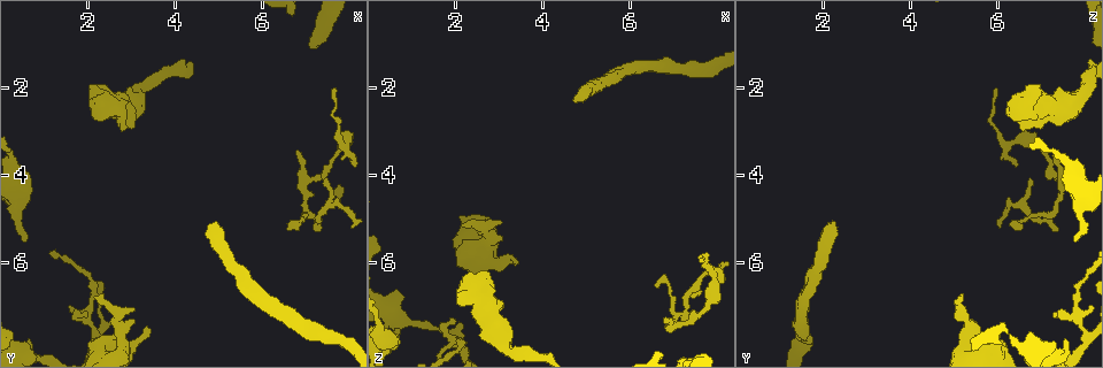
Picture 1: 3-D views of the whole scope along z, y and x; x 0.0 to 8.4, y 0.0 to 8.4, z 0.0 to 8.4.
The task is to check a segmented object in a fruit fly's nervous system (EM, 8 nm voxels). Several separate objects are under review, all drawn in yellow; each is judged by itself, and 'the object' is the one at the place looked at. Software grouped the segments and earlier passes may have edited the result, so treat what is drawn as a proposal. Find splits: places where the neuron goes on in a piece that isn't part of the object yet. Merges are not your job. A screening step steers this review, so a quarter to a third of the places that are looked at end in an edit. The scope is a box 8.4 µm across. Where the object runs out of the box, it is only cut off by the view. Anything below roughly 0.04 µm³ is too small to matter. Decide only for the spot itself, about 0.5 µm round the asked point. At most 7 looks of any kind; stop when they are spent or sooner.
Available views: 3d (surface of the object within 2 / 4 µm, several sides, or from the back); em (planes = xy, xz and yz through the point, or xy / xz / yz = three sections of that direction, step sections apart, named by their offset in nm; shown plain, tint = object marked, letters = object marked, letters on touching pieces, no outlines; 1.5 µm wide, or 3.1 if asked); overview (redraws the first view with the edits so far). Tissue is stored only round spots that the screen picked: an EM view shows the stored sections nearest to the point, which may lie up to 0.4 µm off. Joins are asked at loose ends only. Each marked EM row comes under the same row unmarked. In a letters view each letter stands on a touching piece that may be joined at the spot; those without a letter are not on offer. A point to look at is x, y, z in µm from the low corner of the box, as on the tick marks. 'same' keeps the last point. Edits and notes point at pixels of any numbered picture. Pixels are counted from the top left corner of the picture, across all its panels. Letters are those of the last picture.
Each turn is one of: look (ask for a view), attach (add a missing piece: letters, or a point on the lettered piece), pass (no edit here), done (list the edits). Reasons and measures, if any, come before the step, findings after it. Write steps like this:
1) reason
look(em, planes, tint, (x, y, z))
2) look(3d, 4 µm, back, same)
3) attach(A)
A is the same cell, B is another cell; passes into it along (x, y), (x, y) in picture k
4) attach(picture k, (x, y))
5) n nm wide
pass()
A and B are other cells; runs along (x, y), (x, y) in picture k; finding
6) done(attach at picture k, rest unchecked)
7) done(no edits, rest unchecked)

branch stops here
look(3d, 4 µm, (1.90, 7.20, 7.25))

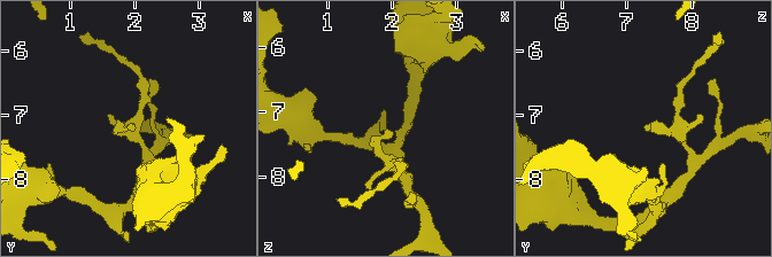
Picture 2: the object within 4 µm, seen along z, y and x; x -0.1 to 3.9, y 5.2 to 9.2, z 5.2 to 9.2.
need the tissue
look(em, planes, letters, (1.95, 7.20, 7.25))

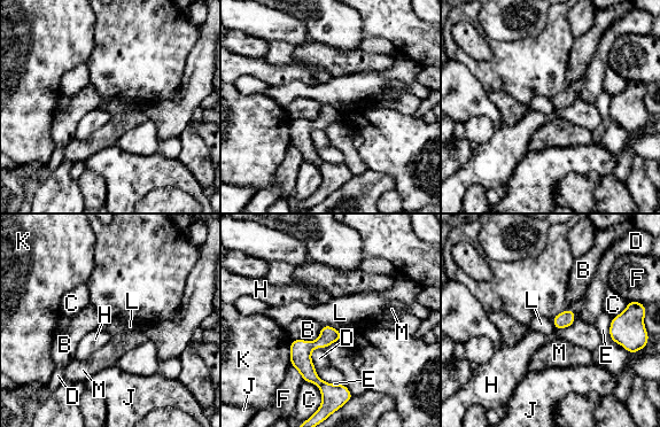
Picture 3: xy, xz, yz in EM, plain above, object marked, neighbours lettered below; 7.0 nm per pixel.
pass()
B, C, D, E, F, H, J, K, L and M are other cells; border along (321, 325), (331, 325), (340, 332) in picture 3; no lettered piece goes on from it

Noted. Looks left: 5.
end of a long branch
look(em, xz, step 8, letters, (4.95, 5.10, 2.30))

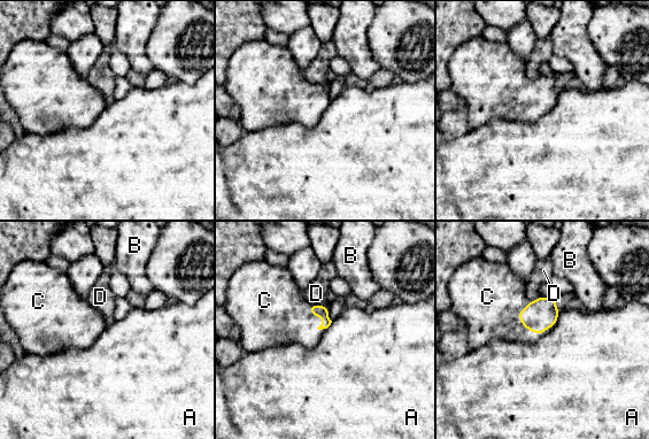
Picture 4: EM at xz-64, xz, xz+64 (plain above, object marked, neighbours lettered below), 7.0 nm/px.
another direction
look(em, planes, letters, same)

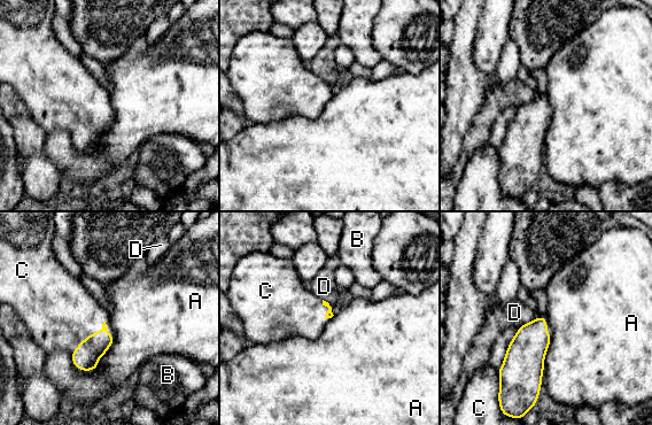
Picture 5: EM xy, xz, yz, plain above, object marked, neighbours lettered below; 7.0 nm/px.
attach(C)
C is the same cell, A, B and D are other cells; the neuron continues

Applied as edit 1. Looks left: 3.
free end
look(3d, 4 µm, (6.75, 3.40, 7.25))

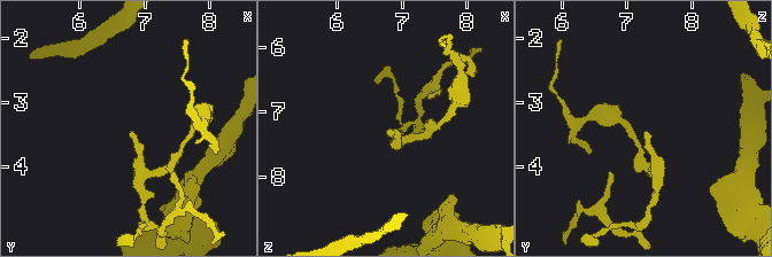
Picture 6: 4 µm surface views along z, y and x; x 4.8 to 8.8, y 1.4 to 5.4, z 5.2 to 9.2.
look(em, xz, step 4, letters, (6.80, 3.45, 7.30))

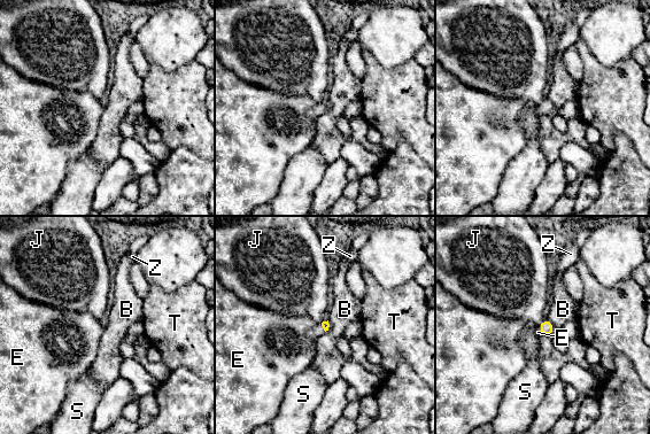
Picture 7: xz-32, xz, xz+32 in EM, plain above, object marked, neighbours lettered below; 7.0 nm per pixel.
cut it another way
look(em, planes, letters, same)

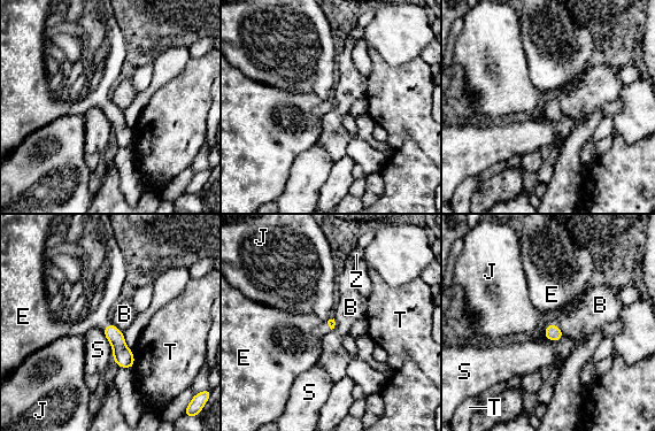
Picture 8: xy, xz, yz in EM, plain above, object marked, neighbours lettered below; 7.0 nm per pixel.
attach(E)
E is the same cell, B, J, S, T and Z are other cells; passes into it along (123, 356), (106, 326), (90, 312) in picture 8; the neuron continues

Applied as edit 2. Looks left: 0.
done(attach at picture 5, attach at picture 8, rest unchecked)

